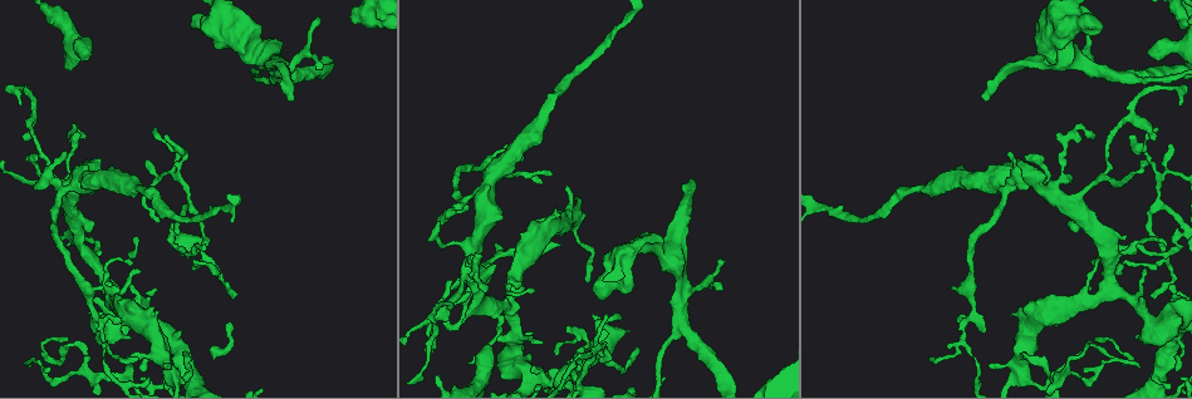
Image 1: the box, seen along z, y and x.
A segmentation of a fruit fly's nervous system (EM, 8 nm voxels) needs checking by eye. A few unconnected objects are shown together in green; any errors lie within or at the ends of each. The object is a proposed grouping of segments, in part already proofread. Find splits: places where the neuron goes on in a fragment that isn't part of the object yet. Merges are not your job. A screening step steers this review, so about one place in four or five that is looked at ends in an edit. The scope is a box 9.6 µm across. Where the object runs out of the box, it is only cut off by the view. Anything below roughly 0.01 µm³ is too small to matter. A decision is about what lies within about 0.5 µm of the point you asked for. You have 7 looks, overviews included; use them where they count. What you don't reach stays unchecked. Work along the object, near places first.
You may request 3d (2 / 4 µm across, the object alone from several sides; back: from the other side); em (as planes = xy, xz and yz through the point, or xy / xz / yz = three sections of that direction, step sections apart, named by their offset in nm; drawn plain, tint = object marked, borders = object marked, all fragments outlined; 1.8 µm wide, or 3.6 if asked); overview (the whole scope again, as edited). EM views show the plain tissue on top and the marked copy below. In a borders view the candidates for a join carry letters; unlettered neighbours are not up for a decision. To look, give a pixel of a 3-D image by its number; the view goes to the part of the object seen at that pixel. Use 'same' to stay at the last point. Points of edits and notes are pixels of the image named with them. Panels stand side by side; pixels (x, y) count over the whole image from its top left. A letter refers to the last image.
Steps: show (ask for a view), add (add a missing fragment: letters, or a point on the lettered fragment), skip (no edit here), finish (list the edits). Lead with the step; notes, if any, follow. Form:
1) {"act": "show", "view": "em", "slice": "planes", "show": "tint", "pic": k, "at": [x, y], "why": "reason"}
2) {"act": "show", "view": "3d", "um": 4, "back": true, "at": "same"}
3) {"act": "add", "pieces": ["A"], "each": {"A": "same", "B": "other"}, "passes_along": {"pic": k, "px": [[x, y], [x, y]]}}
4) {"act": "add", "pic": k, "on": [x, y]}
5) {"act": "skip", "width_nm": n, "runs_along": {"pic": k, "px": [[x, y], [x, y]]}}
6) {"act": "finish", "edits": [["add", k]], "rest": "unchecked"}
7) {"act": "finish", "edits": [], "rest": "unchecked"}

{"act": "show", "view": "em", "slice": "planes", "show": "tint", "pic": 1, "at": [1135, 136], "why": "branch stops here"}

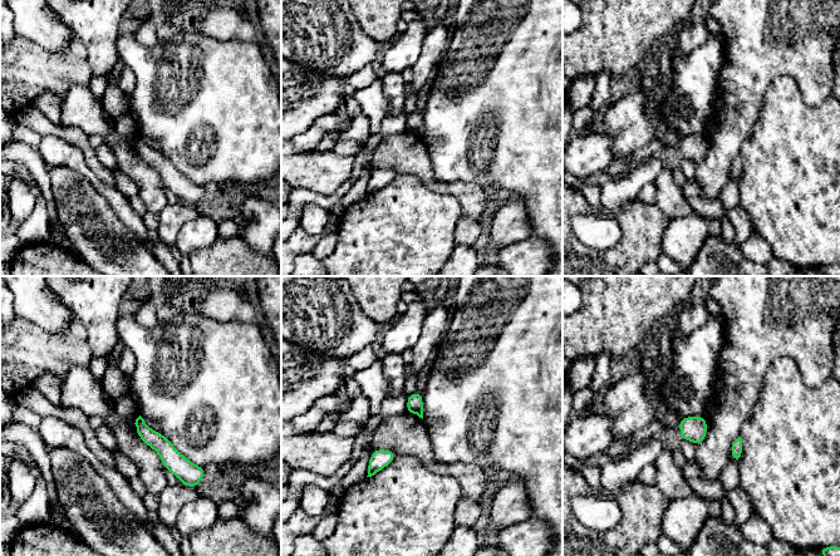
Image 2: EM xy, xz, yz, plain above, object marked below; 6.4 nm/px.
{"act": "show", "view": "em", "slice": "planes", "show": "borders", "at": "same", "why": "see the neighbours"}

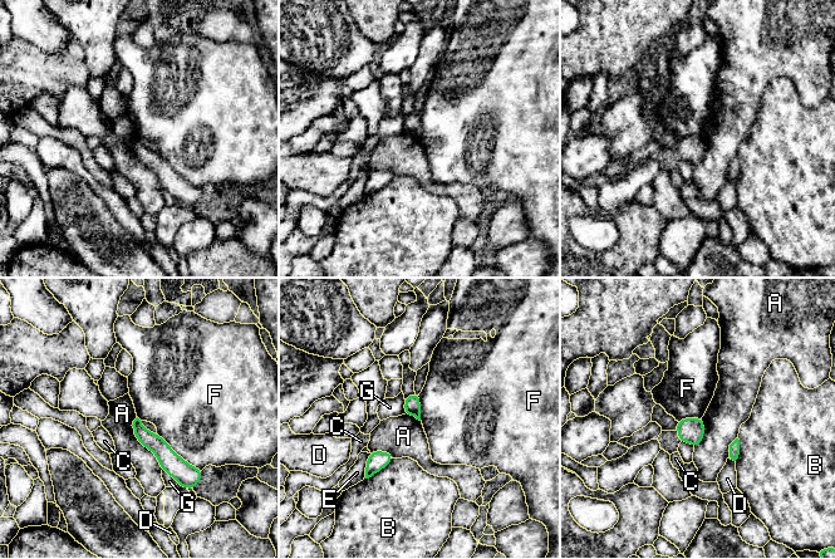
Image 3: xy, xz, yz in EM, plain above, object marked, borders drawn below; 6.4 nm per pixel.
{"act": "skip", "each": {"A": "other", "B": "other", "C": "other", "D": "other", "E": "other", "F": "other", "G": "other"}, "border": {"pic": 3, "px": [[156, 434], [177, 454], [201, 470]]}, "found": "no lettered fragment goes on from it"}

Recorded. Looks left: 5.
{"act": "show", "view": "em", "slice": "planes", "show": "tint", "pic": 1, "at": [1088, 345], "why": "abrupt turn"}

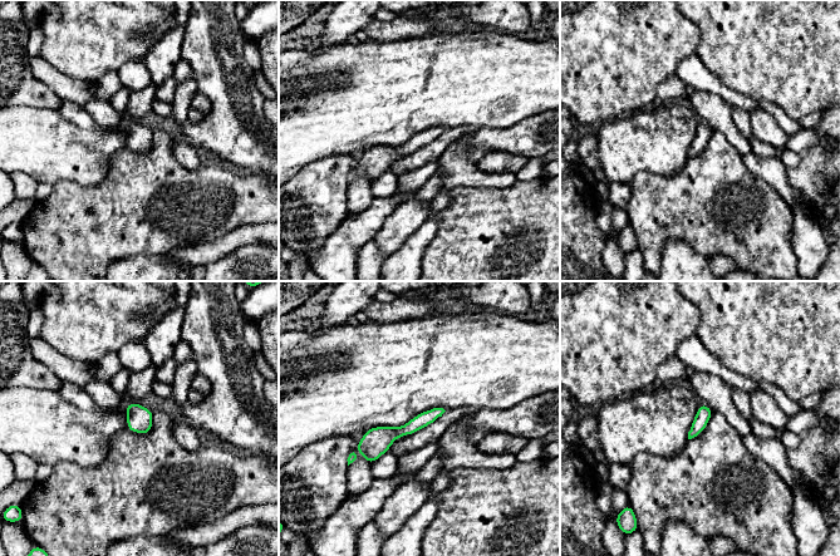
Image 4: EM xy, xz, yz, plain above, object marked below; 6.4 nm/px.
{"act": "show", "view": "em", "slice": "planes", "show": "borders", "at": "same"}

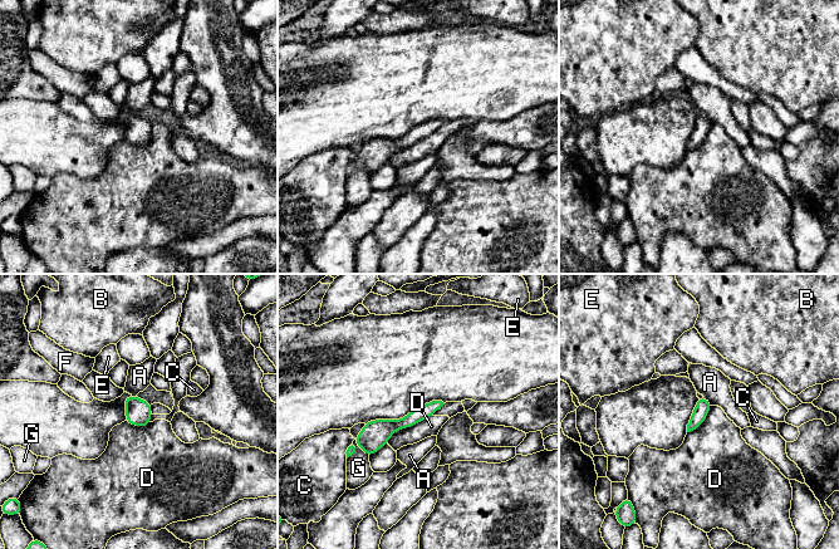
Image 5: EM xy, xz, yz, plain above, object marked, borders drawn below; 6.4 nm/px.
{"act": "skip", "longest_contact_nm": ["D", 340], "each": {"A": "other", "B": "other", "C": "other", "D": "other", "E": "other", "F": "other", "G": "other"}, "border": {"pic": 5, "px": [[431, 415], [398, 429], [387, 442]]}, "found": "no lettered fragment goes on from it"}

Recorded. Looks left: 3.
{"act": "show", "view": "3d", "um": 4, "pic": 1, "at": [288, 101], "why": "free end"}

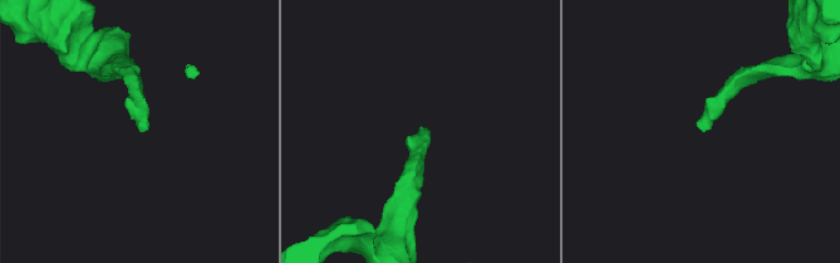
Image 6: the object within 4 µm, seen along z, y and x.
{"act": "show", "view": "em", "slice": "planes", "show": "borders", "pic": 6, "at": [424, 136], "why": "shape alone is not enough"}

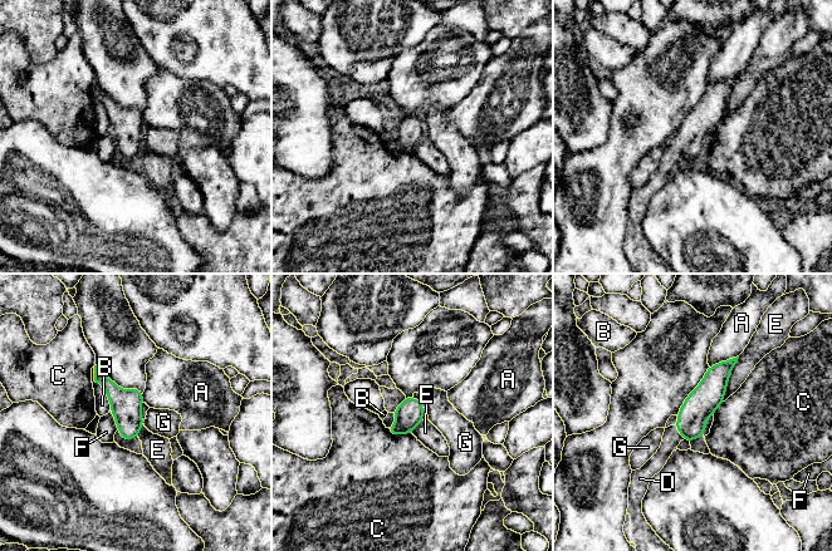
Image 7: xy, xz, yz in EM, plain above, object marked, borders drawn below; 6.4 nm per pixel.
{"act": "add", "pieces": ["D"], "each": {"A": "other", "B": "other", "C": "other", "D": "same", "E": "other", "F": "other", "G": "other"}, "found": "the neuron continues"}

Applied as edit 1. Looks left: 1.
{"act": "finish", "edits": [["add", 7]], "rest": "unchecked"}

